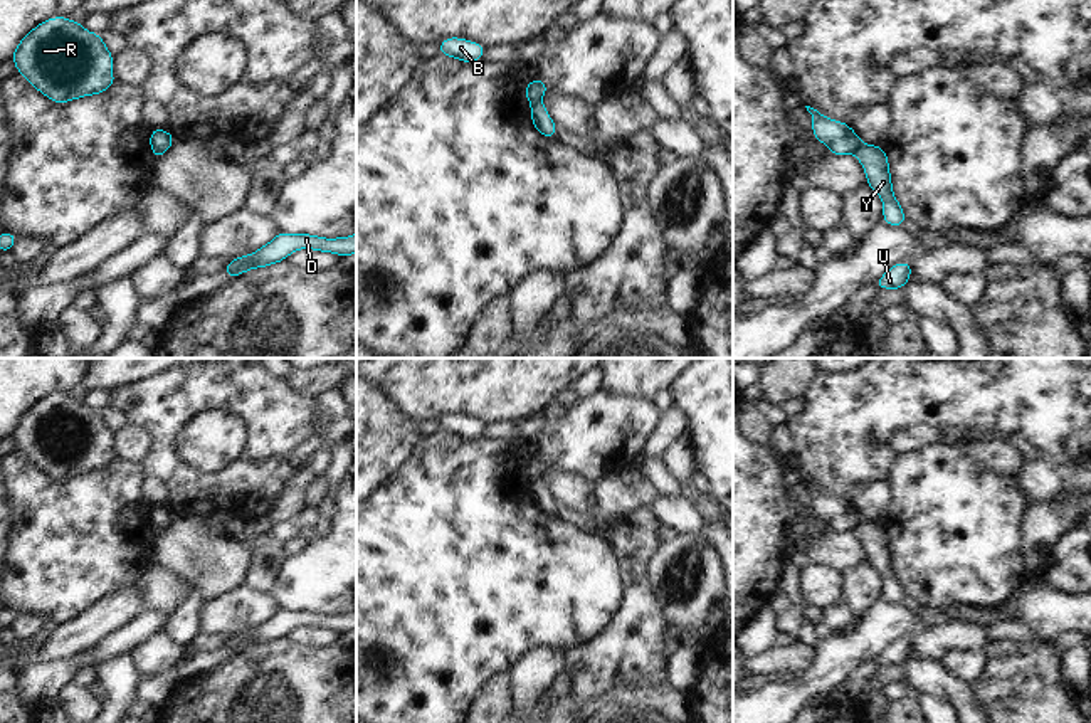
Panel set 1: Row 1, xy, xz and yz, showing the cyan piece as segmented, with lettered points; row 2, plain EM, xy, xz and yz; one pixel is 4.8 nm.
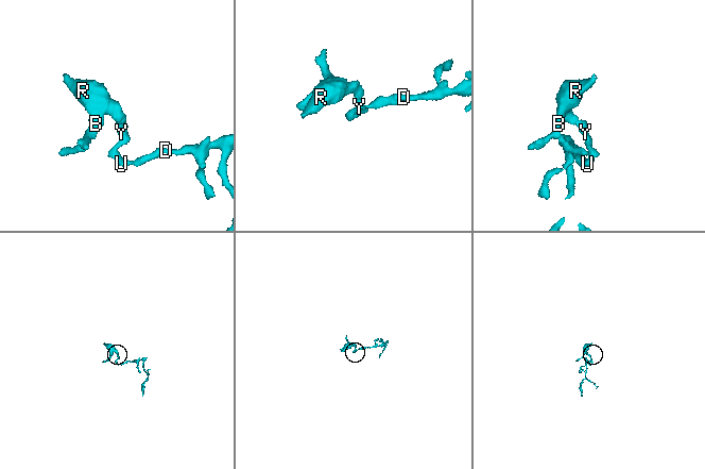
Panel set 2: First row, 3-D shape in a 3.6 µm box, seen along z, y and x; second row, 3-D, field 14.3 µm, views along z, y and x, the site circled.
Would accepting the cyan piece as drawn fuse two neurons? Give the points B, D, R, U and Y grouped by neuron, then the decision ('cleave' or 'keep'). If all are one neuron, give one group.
B R / D U Y | cleave

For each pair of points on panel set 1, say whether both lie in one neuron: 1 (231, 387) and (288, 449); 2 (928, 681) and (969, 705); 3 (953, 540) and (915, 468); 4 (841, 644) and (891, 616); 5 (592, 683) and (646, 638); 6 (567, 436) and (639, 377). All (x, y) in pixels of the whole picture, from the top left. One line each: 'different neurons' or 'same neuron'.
1: same neuron
2: same neuron
3: same neuron
4: same neuron
5: same neuron
6: different neurons

